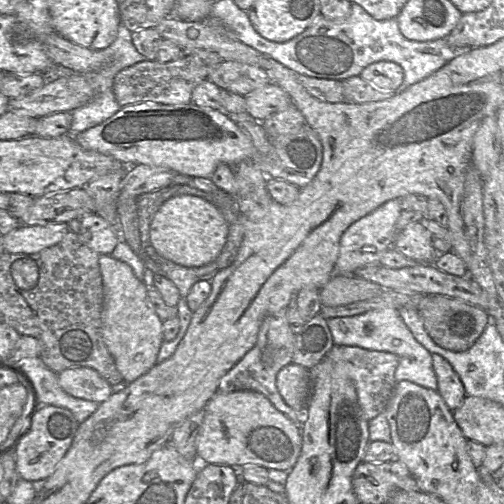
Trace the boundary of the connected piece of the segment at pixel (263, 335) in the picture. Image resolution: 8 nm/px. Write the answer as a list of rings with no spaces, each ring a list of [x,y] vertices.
[[[287,309],[267,316],[258,332],[255,345],[219,381],[218,391],[256,391],[264,395],[273,406],[301,427],[301,414],[288,406],[276,388],[276,376],[281,368],[292,363],[295,335],[289,327]]]

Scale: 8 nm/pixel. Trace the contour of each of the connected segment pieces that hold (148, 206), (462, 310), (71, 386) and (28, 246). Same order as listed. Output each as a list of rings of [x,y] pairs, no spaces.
[[[176,174],[168,186],[138,197],[137,214],[142,246],[147,247],[149,245],[148,231],[150,230],[150,223],[156,212],[166,200],[177,195],[177,189],[181,185],[187,185],[188,181],[192,178],[194,177]]]
[[[423,295],[418,306],[418,313],[429,336],[438,346],[444,349],[453,352],[468,350],[491,322],[488,313],[479,307],[442,295]]]
[[[75,367],[57,374],[60,387],[69,395],[100,404],[113,393],[110,385],[96,370]]]
[[[68,223],[20,225],[3,236],[7,253],[32,254],[59,243],[70,231]]]

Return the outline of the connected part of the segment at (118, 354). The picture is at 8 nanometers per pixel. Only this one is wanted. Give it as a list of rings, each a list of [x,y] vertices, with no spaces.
[[[111,255],[99,256],[99,267],[103,283],[103,309],[101,312],[102,337],[113,356],[115,365],[121,373],[123,380],[131,383],[147,373],[155,364],[158,352],[163,340],[163,321],[155,313],[150,305],[147,295],[147,287],[139,280],[132,268],[125,262],[113,258]]]

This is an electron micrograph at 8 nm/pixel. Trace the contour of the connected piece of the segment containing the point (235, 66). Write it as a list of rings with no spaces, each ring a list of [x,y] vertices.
[[[223,61],[212,70],[206,80],[220,89],[241,96],[271,82],[269,74],[262,67],[236,61]]]

